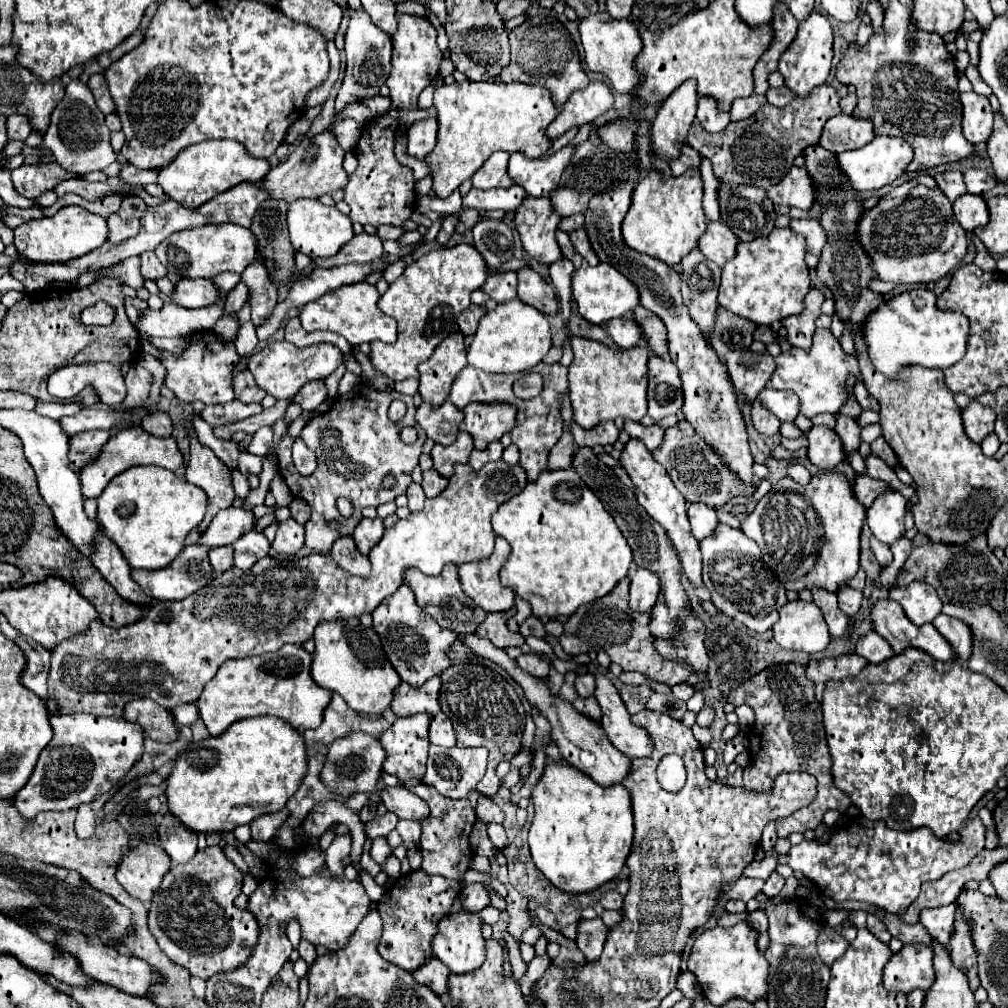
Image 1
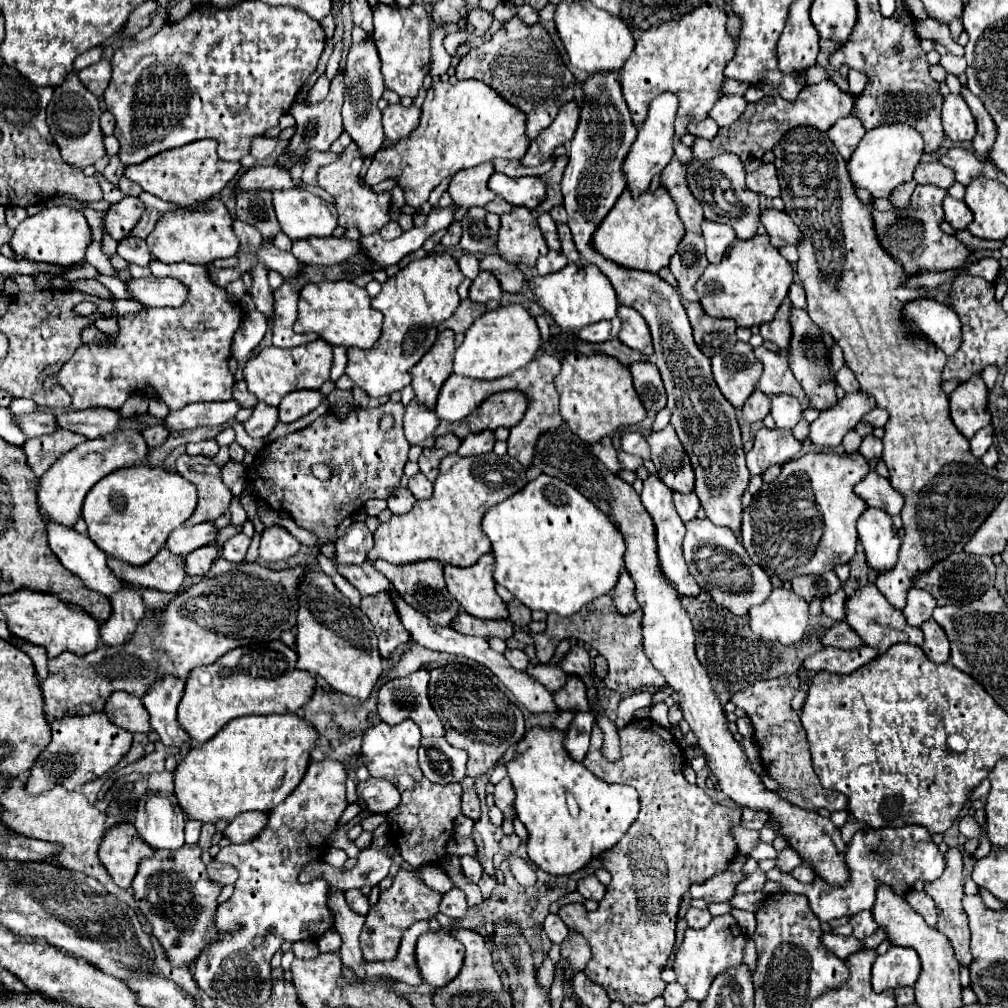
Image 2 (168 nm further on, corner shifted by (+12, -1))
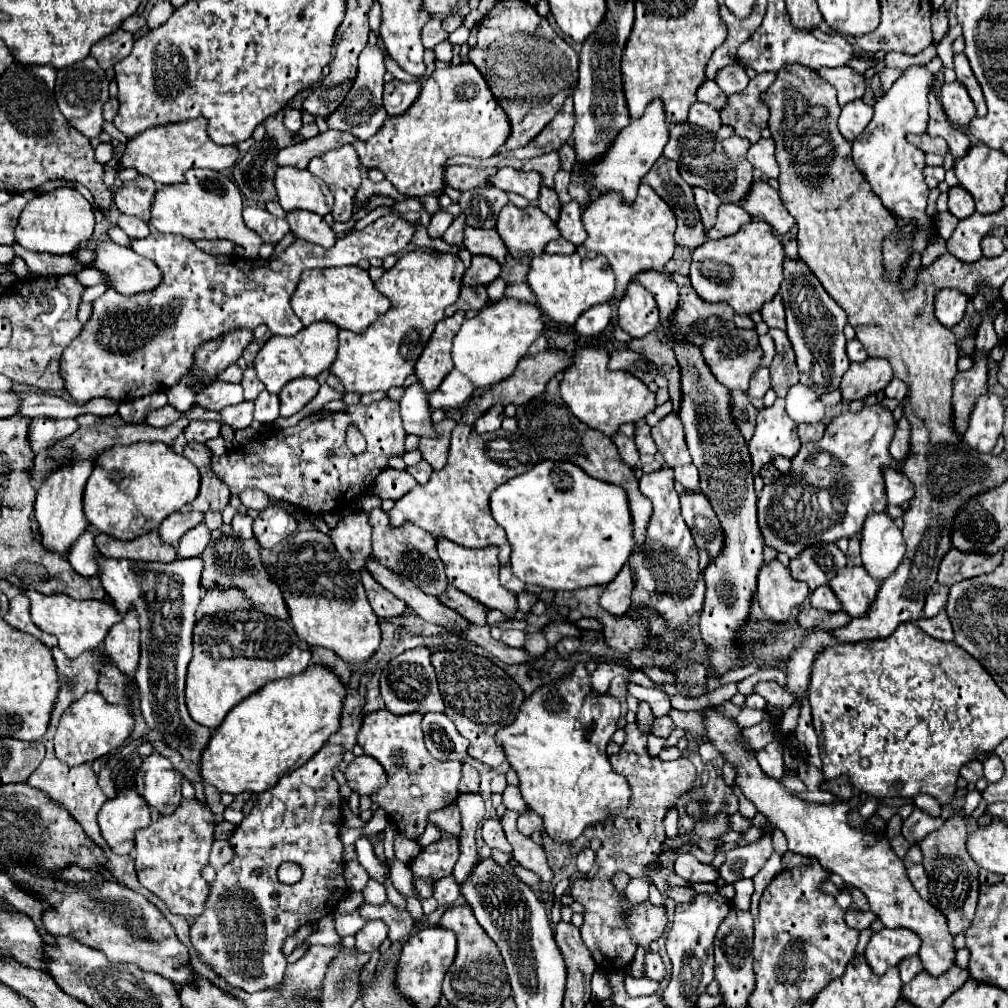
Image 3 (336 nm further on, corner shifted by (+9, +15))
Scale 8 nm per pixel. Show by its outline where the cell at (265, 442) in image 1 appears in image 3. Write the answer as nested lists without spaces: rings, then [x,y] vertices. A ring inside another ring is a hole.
[[[263,390],[255,398],[255,420],[259,420],[261,424],[271,424],[277,418],[279,418],[279,396]]]

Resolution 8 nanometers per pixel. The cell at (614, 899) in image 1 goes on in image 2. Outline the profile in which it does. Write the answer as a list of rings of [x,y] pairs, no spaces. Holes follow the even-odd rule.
[[[588,876],[588,878],[584,878],[584,880],[578,882],[578,892],[580,892],[584,898],[588,898],[588,900],[600,902],[600,900],[604,898],[604,894],[606,894],[606,886],[600,884],[596,876]]]

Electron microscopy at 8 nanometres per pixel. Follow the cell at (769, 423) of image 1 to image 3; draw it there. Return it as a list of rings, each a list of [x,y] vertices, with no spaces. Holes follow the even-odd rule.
[[[757,368],[751,378],[751,386],[749,386],[747,394],[753,398],[763,398],[769,388],[771,388],[769,386],[769,368]]]

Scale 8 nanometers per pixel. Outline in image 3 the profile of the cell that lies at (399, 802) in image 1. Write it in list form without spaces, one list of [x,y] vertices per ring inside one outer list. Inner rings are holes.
[[[357,756],[345,770],[347,784],[359,796],[371,796],[385,786],[385,770],[383,766],[371,756]]]

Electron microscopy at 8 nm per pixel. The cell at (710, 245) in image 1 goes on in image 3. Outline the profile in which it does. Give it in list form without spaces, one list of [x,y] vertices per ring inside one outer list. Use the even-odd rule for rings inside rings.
[[[721,204],[719,206],[719,216],[715,226],[709,230],[707,238],[725,238],[737,232],[743,224],[751,222],[751,216],[737,204]]]

